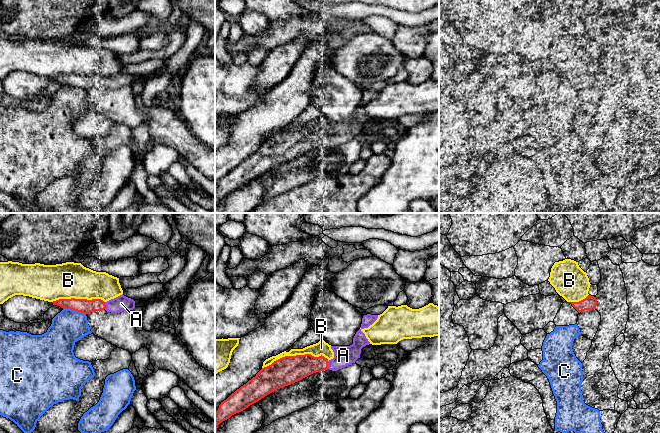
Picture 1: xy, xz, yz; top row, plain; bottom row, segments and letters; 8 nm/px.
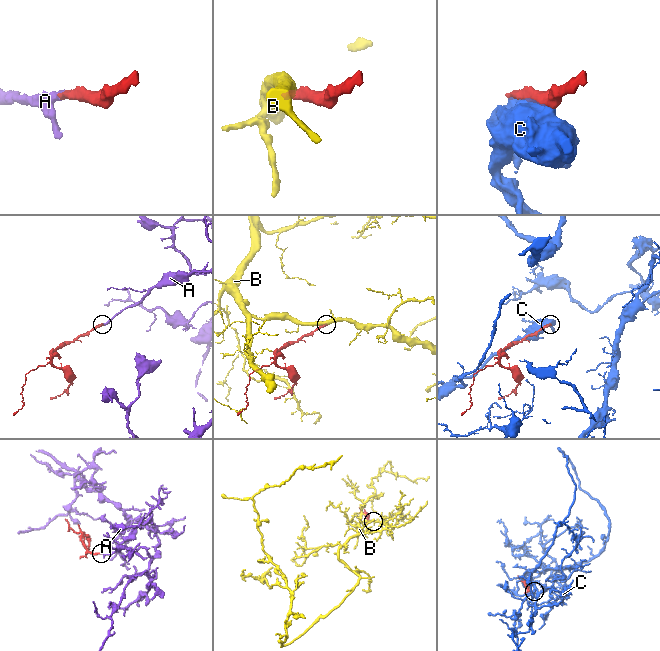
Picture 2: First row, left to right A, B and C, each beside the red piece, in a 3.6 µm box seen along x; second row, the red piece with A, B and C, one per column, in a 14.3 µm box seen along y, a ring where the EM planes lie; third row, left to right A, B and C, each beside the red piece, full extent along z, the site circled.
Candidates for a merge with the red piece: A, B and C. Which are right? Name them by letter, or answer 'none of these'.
A

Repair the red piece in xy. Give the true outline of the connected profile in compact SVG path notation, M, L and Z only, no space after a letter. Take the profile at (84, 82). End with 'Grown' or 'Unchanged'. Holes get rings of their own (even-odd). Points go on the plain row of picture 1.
M123 70L104 78L101 75L59 75L52 78L53 81L60 82L63 85L71 85L83 90L89 90L94 87L106 86L111 89L120 89L135 84L135 77Z. Grown

